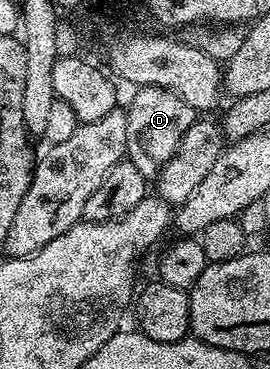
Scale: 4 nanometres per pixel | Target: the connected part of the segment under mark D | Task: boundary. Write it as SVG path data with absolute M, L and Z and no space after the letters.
M142 87L135 92L132 104L126 107L126 158L138 165L138 173L146 177L159 176L160 170L170 162L180 148L186 129L195 123L198 113L178 93L161 87Z

